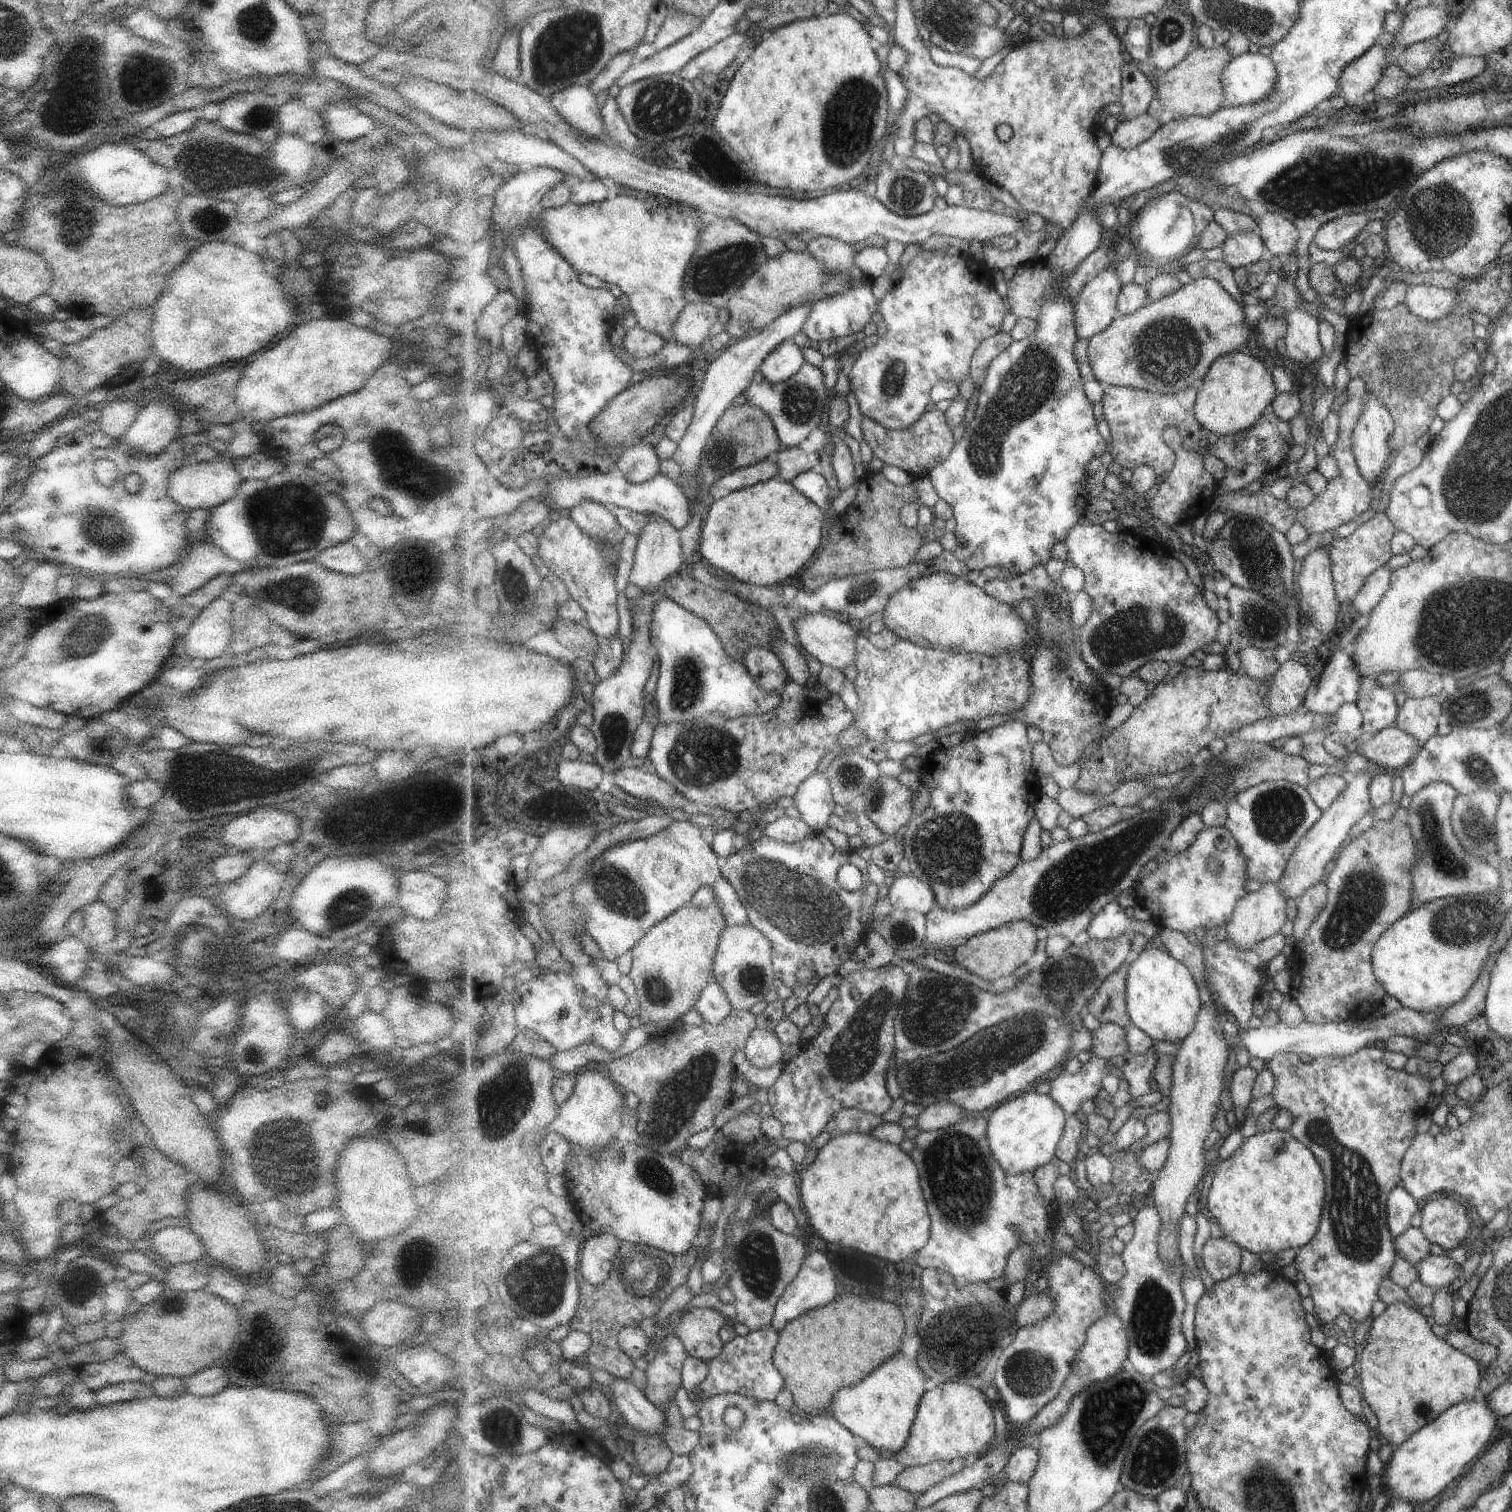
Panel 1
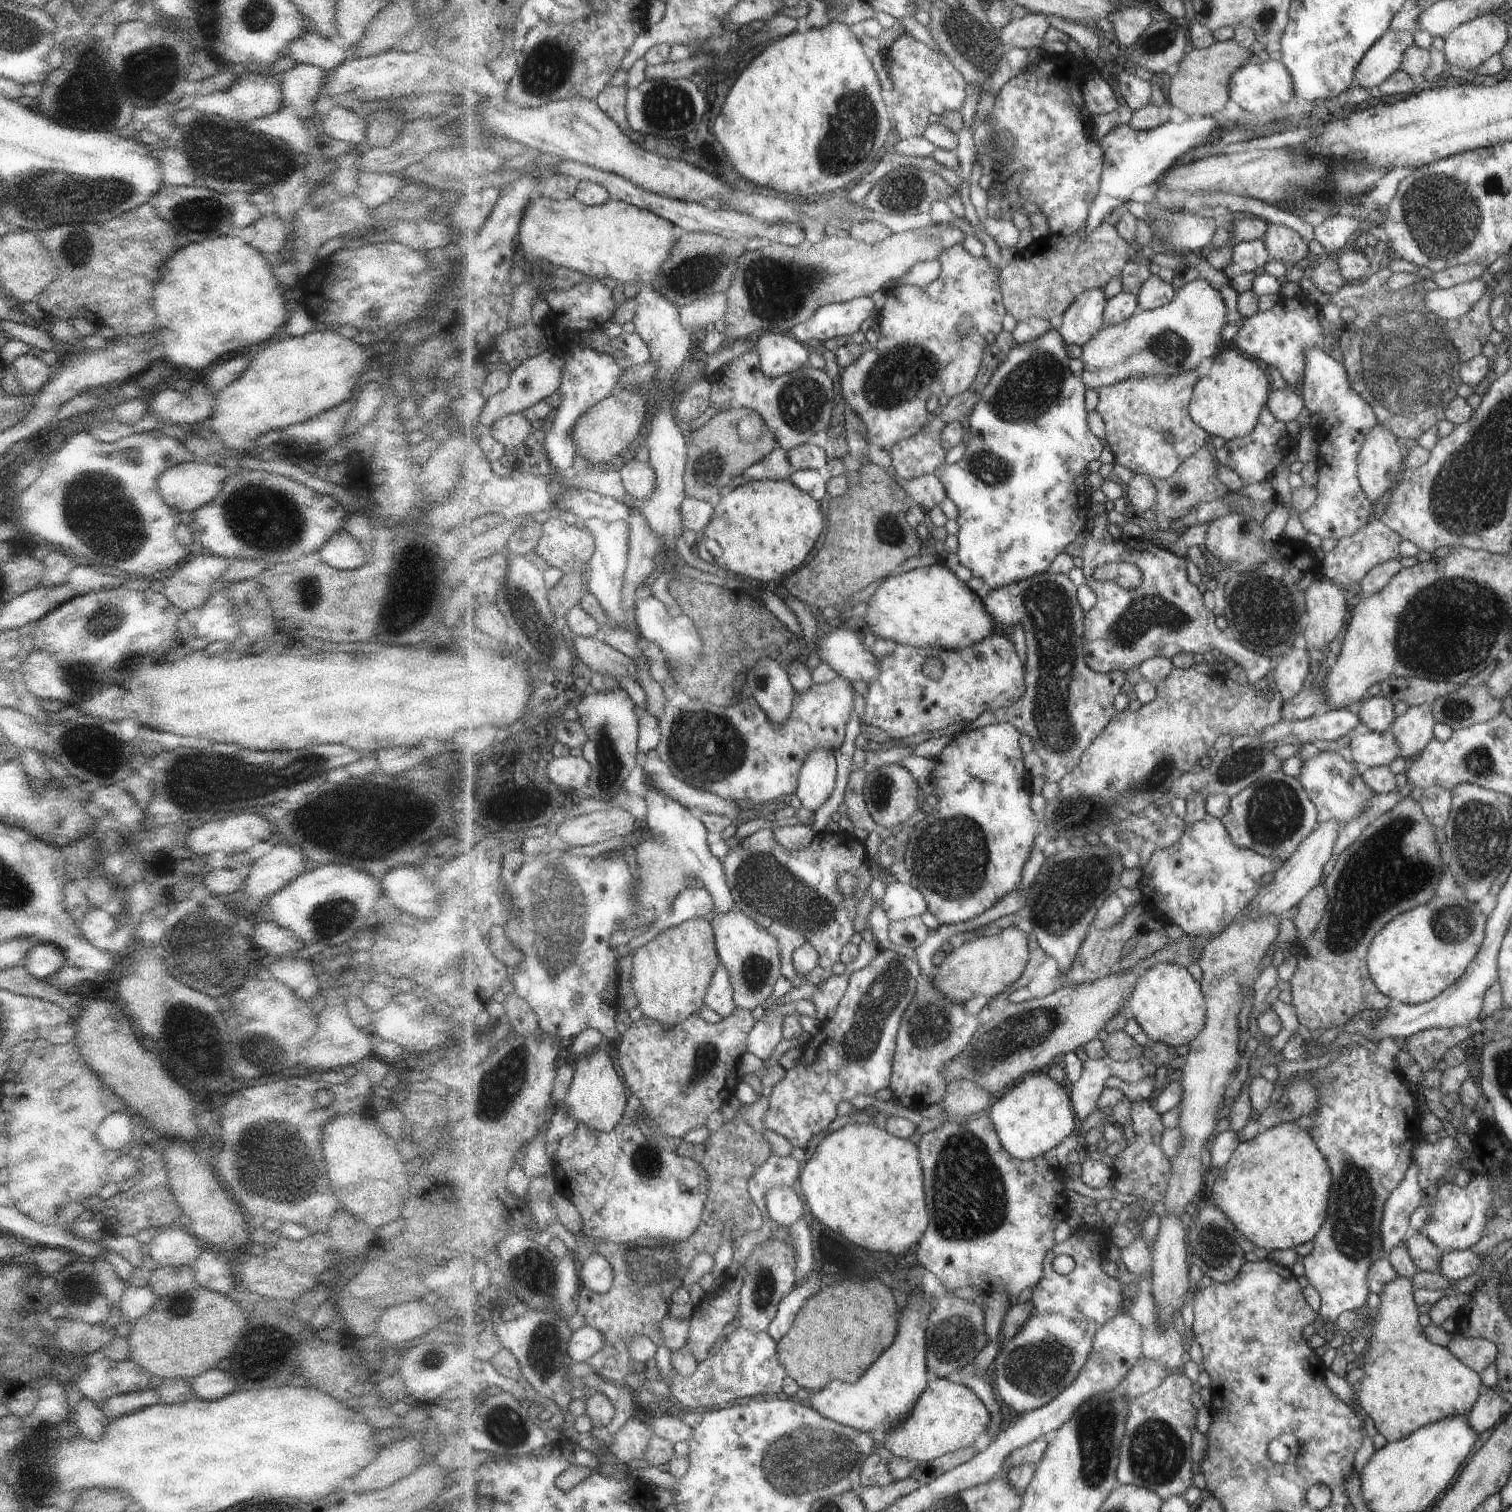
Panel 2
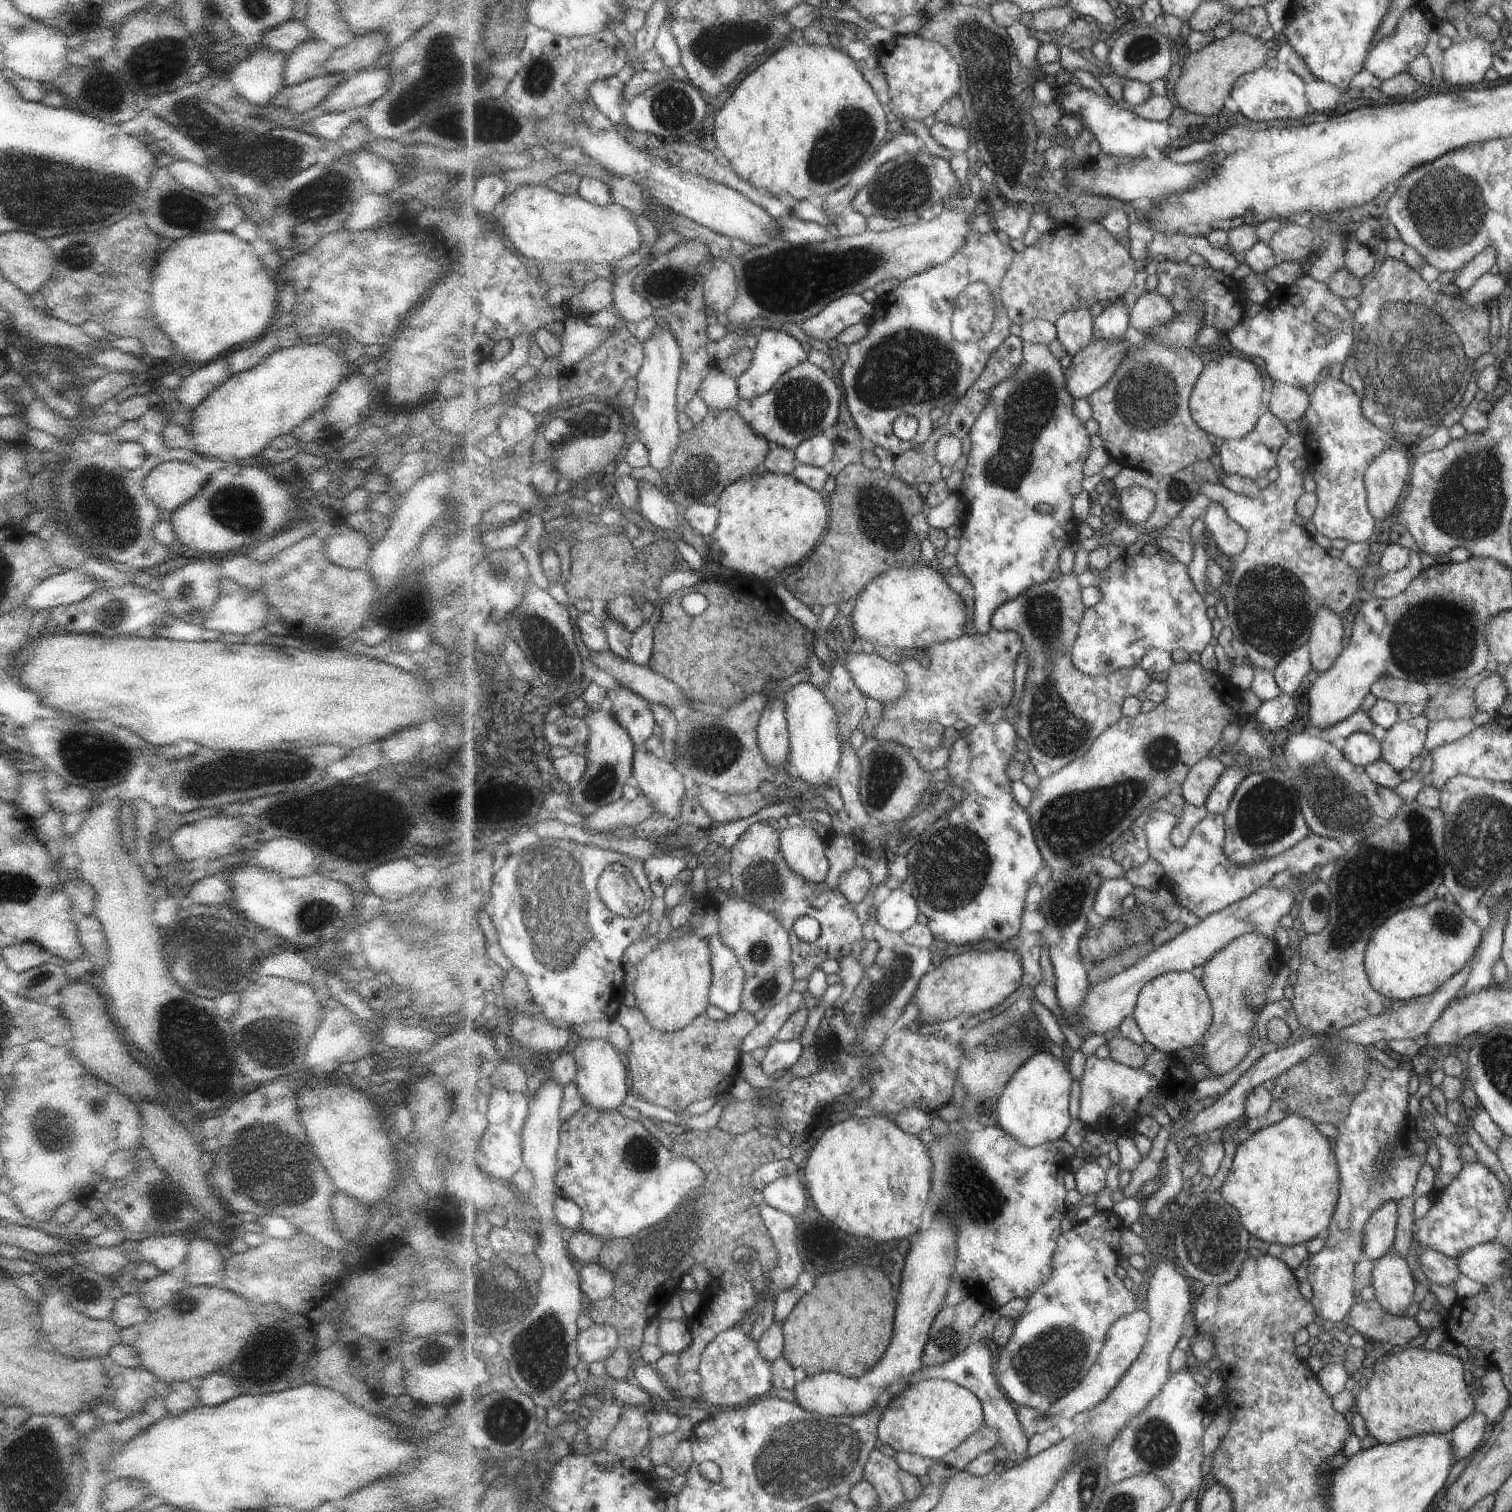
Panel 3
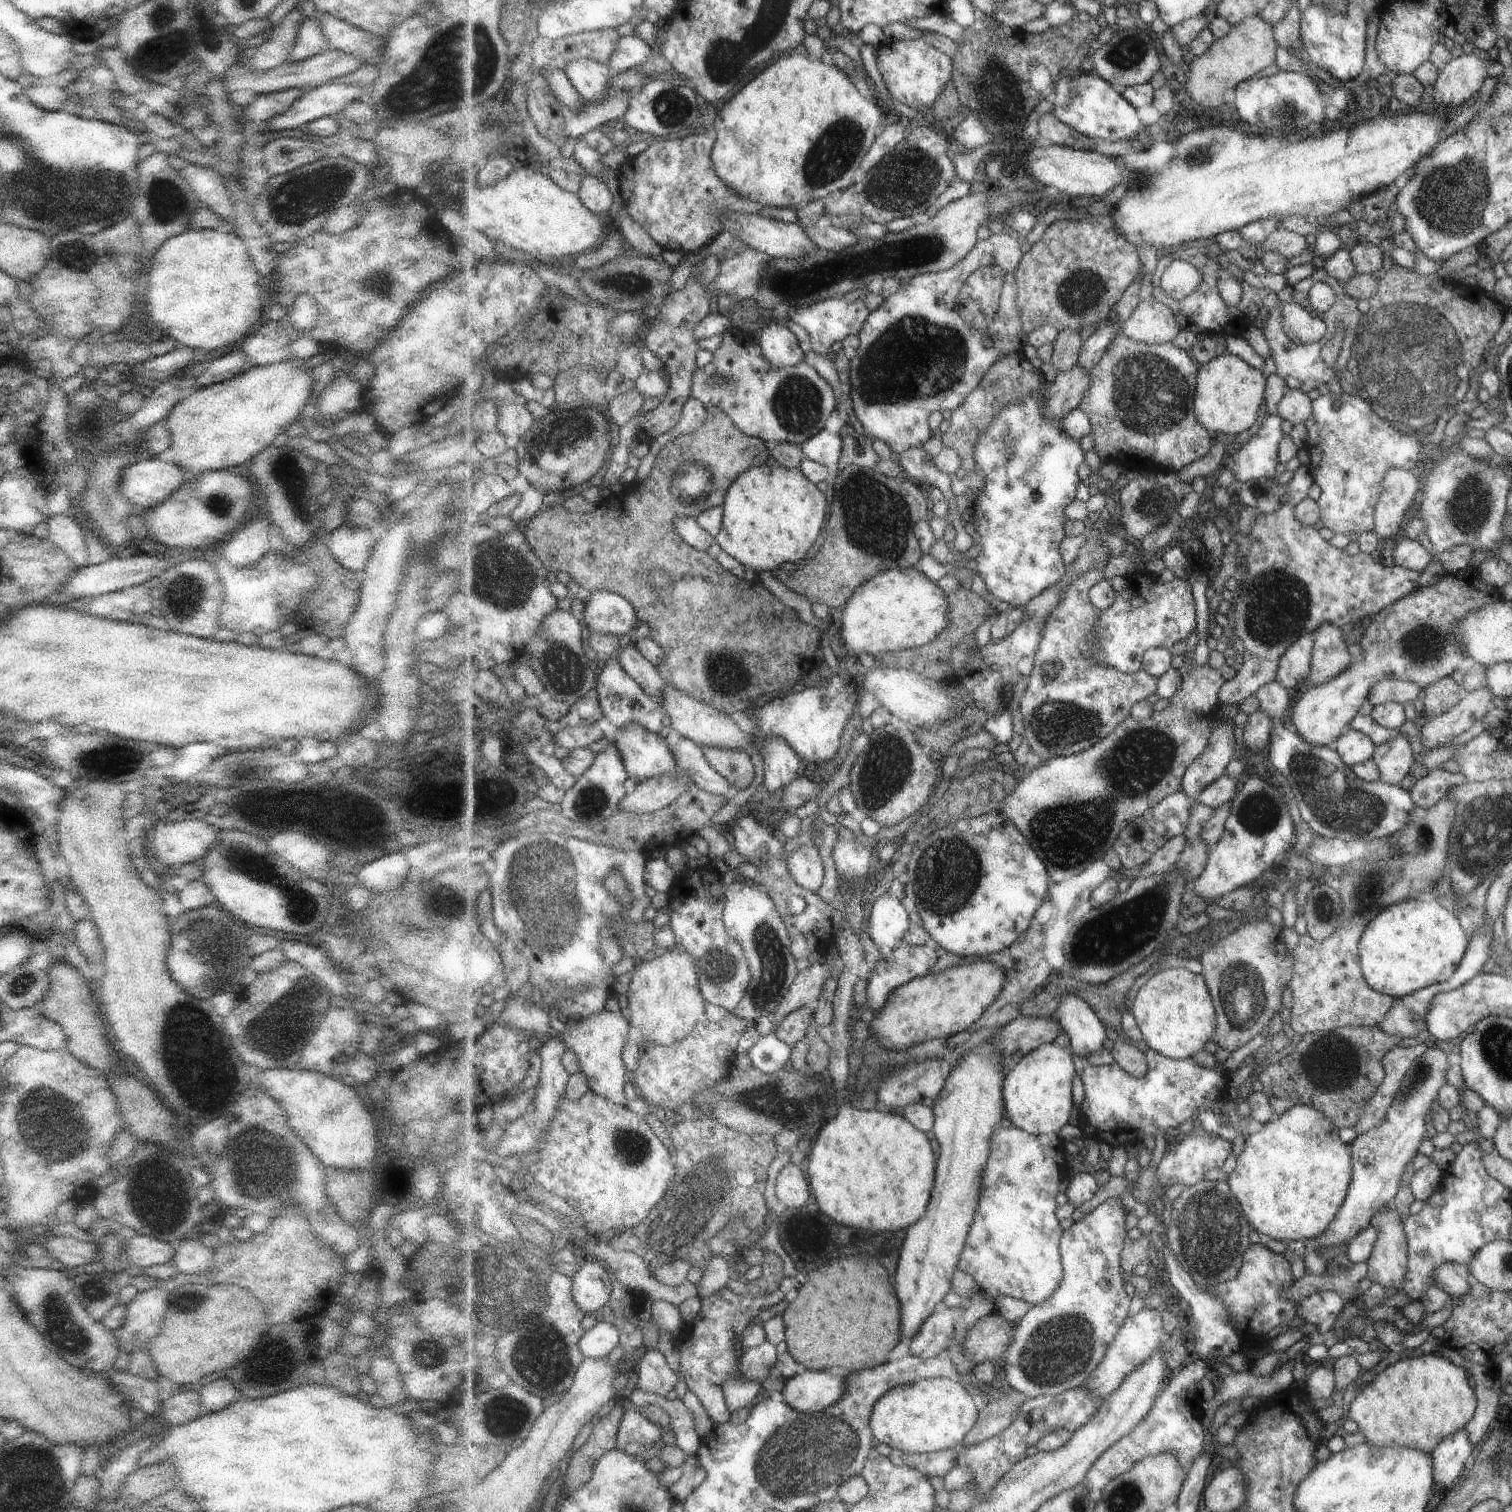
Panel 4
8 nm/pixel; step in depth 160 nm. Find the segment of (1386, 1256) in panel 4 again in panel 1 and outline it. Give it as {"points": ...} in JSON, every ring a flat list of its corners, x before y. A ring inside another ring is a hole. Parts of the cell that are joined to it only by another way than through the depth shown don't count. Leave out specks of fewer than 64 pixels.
{"points":[[1403,1301,1388,1304,1372,1321,1360,1348,1360,1380,1365,1402,1377,1418,1376,1436,1400,1445,1416,1430,1437,1418,1451,1405,1479,1393,1479,1366,1463,1352,1437,1338,1425,1318]]}

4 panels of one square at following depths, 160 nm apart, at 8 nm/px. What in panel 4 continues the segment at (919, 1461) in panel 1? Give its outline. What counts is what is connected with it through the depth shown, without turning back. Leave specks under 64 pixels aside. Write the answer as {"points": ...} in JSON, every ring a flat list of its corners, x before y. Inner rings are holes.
{"points":[[947,1377,919,1379,888,1390,873,1407,871,1430,879,1442,908,1453,947,1450,962,1442,976,1425,982,1406,965,1386]]}

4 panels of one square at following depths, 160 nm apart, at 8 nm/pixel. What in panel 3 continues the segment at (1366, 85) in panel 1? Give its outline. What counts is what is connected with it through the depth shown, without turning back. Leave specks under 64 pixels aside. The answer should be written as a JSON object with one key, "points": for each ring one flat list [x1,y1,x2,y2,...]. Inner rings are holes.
{"points":[[1418,3,1405,9,1401,13,1401,16,1399,16,1393,32,1389,36,1382,37,1373,46,1373,49,1369,50,1368,56,1365,57,1364,69,1381,81,1395,77,1396,74,1405,73,1410,61,1413,61,1418,55,1424,52,1428,36,1434,30,1431,28,1431,22,1427,20,1425,14,1427,12,1423,12,1423,8]]}

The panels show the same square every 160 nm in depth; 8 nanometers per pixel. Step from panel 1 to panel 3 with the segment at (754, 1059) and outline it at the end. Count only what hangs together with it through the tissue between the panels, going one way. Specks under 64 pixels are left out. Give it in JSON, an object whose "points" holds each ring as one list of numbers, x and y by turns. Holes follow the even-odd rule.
{"points":[[792,990,783,1001,778,1002,769,1012,766,1012,765,1018,748,1037,745,1037,742,1044,743,1052,750,1053,761,1046,768,1048,793,1013,803,1006,803,1002,805,1002,805,994]]}

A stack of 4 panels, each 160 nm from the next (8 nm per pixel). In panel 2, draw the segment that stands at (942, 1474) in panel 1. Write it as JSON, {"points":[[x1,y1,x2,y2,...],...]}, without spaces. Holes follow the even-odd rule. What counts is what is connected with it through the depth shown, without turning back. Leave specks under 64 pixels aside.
{"points":[[985,1432,971,1446,944,1454,932,1461,920,1463,920,1466,917,1467,912,1476,922,1482,923,1485,929,1484,937,1480,942,1474,970,1461,976,1454,984,1451,994,1439,989,1432]]}

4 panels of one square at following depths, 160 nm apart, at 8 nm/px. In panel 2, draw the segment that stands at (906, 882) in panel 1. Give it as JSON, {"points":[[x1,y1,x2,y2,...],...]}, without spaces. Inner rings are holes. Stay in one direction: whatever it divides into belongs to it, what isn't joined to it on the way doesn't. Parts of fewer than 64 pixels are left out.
{"points":[[886,881,881,908,891,922,920,917,928,911,925,895,915,886,901,881]]}

